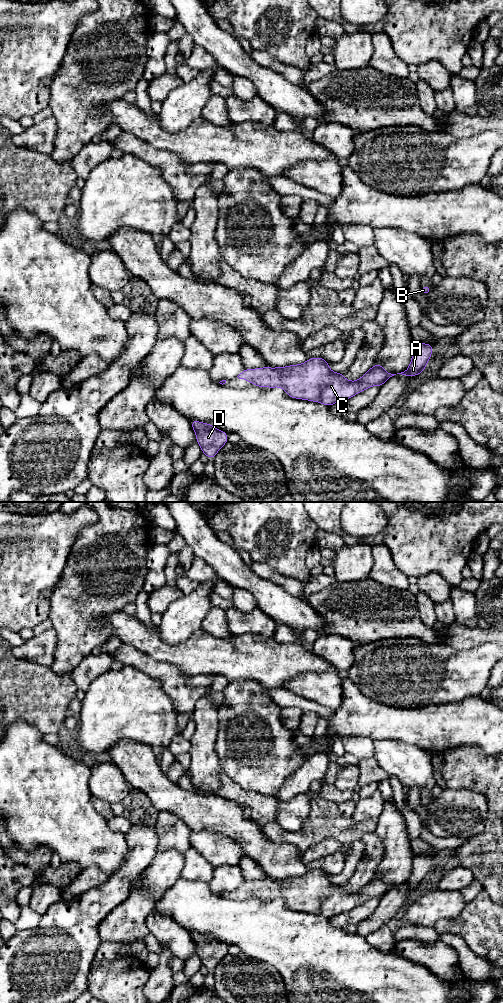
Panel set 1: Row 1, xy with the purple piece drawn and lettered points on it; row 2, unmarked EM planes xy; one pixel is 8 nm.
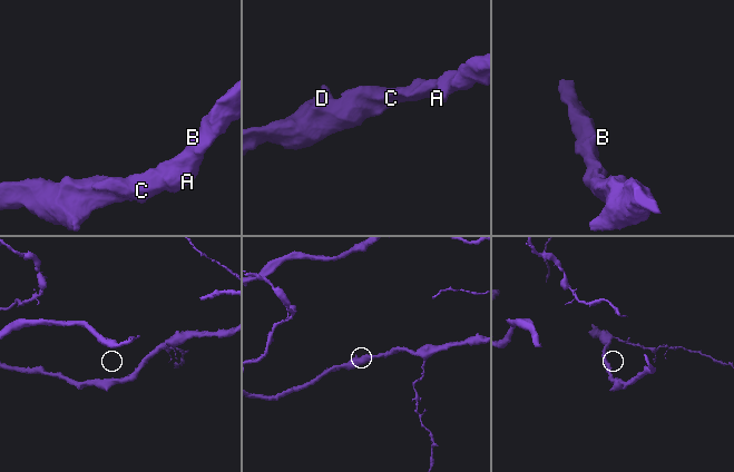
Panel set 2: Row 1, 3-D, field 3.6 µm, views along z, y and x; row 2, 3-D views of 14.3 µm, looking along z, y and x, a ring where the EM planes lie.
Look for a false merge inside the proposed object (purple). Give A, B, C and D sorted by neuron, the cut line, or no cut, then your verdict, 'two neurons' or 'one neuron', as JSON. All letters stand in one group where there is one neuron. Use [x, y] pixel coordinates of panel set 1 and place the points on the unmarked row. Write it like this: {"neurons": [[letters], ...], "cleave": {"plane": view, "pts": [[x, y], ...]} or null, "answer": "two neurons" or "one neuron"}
{"neurons": [["A", "B", "C", "D"]], "cleave": null, "answer": "one neuron"}

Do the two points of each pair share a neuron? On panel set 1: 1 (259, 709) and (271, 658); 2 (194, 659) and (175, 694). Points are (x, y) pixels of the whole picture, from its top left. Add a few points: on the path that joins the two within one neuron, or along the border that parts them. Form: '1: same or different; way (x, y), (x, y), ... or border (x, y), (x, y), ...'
1: different; border (242, 679), (256, 680), (265, 687)
2: different; border (165, 663), (174, 665), (187, 676)

